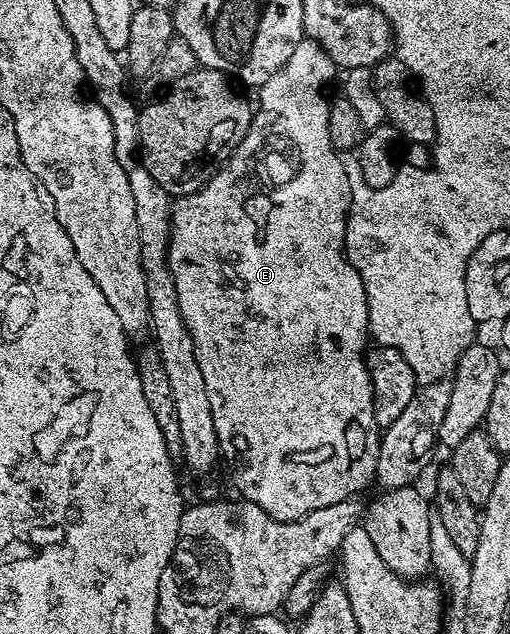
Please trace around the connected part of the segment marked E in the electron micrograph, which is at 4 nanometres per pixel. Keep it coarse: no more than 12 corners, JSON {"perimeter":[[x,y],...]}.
{"perimeter":[[302,38],[169,268],[244,502],[381,444],[335,66]]}

